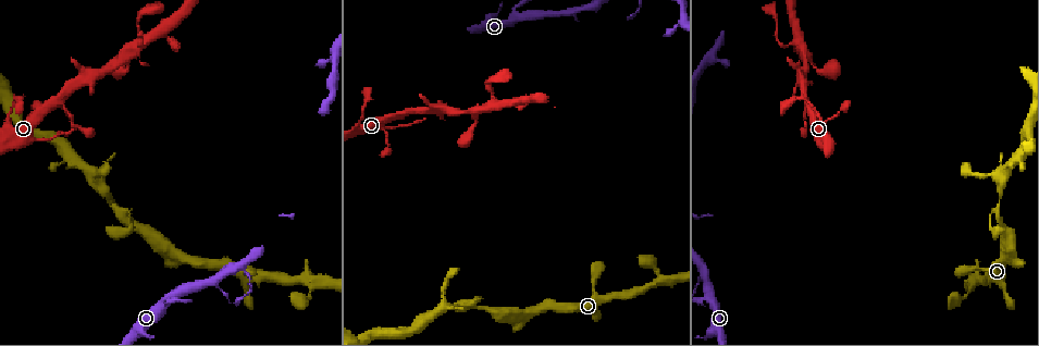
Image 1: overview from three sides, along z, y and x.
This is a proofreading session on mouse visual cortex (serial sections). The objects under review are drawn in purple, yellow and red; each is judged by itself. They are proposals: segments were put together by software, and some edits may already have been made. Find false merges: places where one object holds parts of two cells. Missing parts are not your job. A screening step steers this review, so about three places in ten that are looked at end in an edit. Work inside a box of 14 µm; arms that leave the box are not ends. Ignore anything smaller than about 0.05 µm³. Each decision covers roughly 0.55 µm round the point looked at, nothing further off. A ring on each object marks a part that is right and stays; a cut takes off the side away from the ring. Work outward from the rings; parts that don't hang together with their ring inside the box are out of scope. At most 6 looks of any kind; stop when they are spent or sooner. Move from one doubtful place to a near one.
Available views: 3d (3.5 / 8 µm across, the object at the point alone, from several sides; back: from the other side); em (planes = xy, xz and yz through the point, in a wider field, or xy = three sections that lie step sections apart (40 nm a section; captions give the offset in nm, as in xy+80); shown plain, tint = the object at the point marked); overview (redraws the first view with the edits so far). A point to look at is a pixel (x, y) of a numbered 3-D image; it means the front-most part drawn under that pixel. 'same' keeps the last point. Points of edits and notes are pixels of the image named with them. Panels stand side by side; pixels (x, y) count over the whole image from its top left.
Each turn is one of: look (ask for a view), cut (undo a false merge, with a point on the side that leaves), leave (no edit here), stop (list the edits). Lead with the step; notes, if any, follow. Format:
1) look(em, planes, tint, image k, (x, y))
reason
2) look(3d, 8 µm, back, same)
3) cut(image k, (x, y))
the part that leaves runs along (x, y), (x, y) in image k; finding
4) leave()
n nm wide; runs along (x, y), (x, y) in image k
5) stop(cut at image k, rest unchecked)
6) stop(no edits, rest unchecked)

look(3d, 8 µm, image 1, (127, 221))
a fork

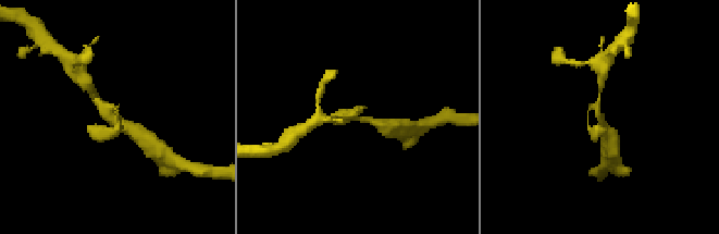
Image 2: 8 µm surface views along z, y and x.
look(em, xy, step 5, tint, image 2, (601, 116))
3 arms; arms of 200, 250, 350 nm; now the EM

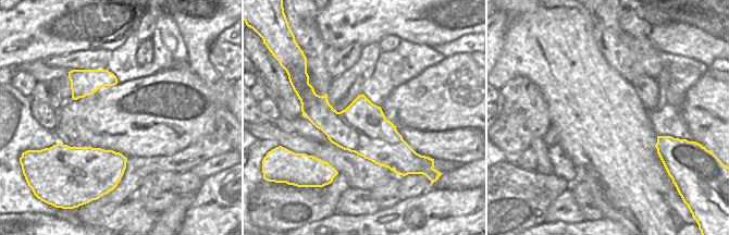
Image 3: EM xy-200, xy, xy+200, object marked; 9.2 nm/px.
leave()
continuous, no second cell

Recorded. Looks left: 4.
look(3d, 3.5 µm, image 1, (51, 104))
side arm on a straight run

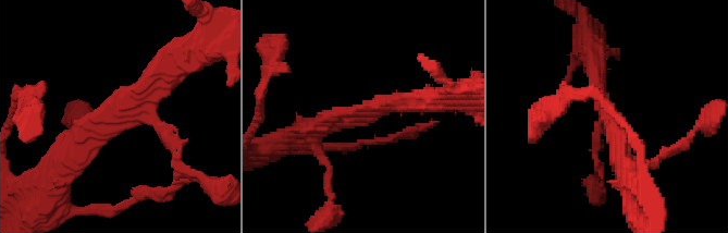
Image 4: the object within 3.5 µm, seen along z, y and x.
look(em, xy, step 3, tint, image 4, (371, 111))
3 arms; arms of 150, 250, 250 nm; now the EM

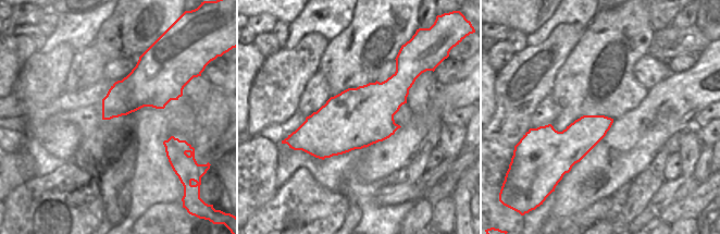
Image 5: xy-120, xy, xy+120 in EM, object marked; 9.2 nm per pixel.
leave()
550 nm wide; runs along (71, 159), (179, 54) in image 4; one cell here

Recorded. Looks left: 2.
look(3d, 3.5 µm, image 1, (473, 112))
narrows sharply

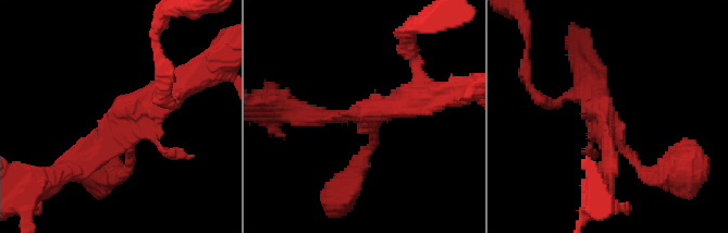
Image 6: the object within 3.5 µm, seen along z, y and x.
look(em, planes, tint, image 6, (124, 131))
shape alone is not enough

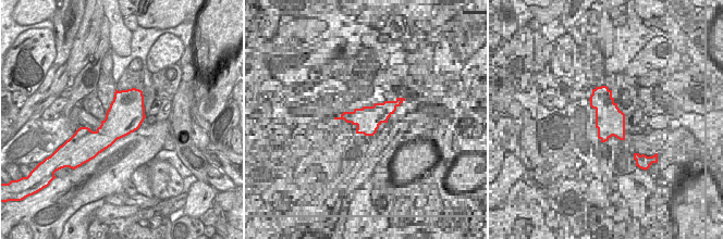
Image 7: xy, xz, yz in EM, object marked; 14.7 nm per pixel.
leave()
550 nm wide; runs along (59, 173), (106, 149), (176, 86) in image 6; all the same cell

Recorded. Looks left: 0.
stop(no edits, rest unchecked)

